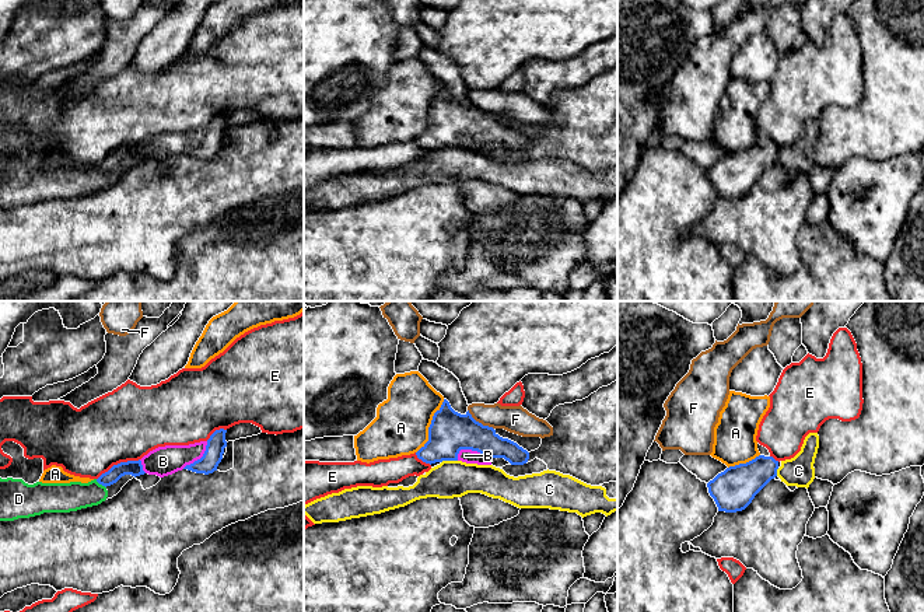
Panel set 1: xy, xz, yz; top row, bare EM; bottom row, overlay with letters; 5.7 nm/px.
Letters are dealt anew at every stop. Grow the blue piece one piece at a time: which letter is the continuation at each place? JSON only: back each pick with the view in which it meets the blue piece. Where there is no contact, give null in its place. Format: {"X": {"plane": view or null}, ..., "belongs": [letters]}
{"B": {"plane": "xz"}, "belongs": ["B"]}

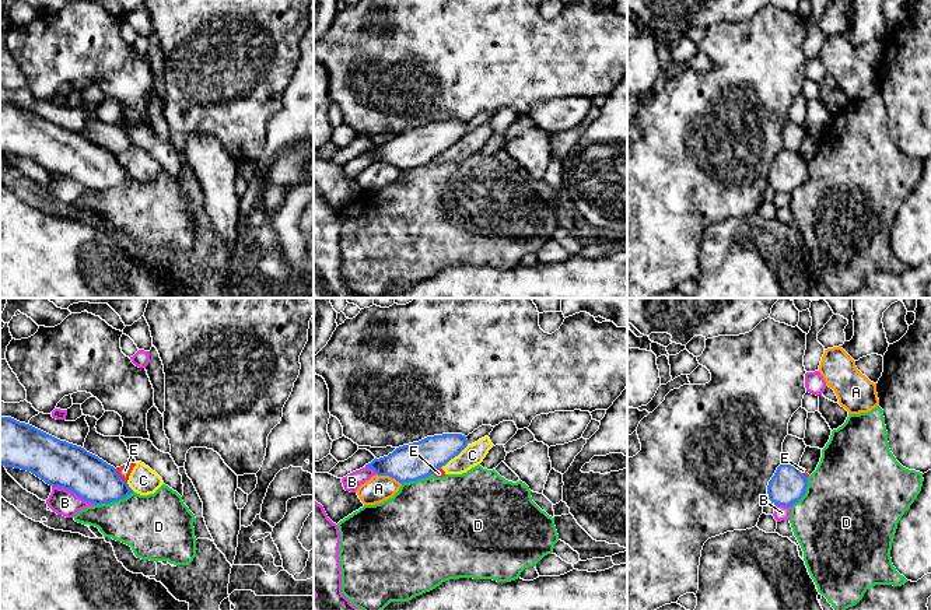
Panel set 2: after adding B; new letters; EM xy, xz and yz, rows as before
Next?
{"belongs": []}

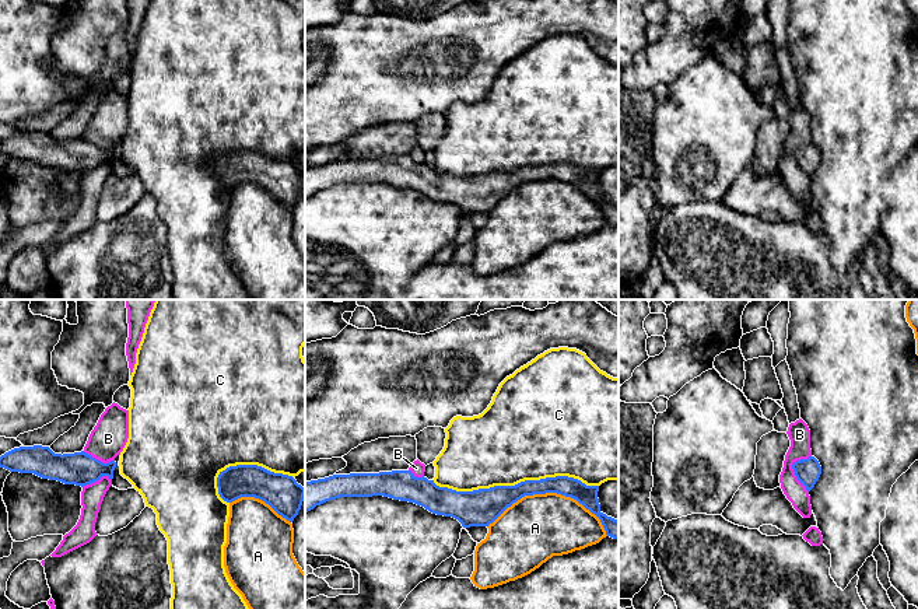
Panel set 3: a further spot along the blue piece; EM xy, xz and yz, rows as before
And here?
{"belongs": []}

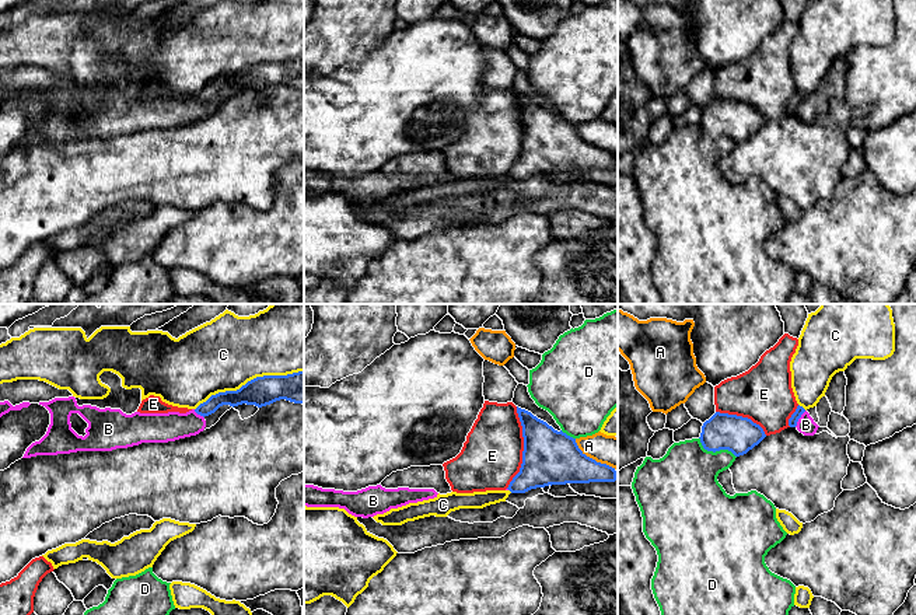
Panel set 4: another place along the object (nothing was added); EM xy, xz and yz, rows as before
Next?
{"belongs": []}

